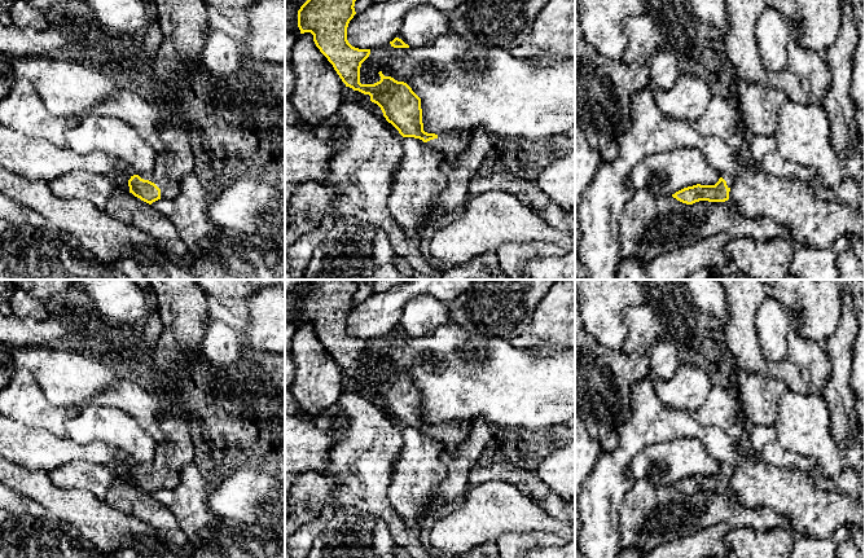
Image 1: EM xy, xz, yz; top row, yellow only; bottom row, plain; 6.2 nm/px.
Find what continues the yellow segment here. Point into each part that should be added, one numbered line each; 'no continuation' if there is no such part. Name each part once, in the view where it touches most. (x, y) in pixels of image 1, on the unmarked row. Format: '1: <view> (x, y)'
1: xy (176, 451)

